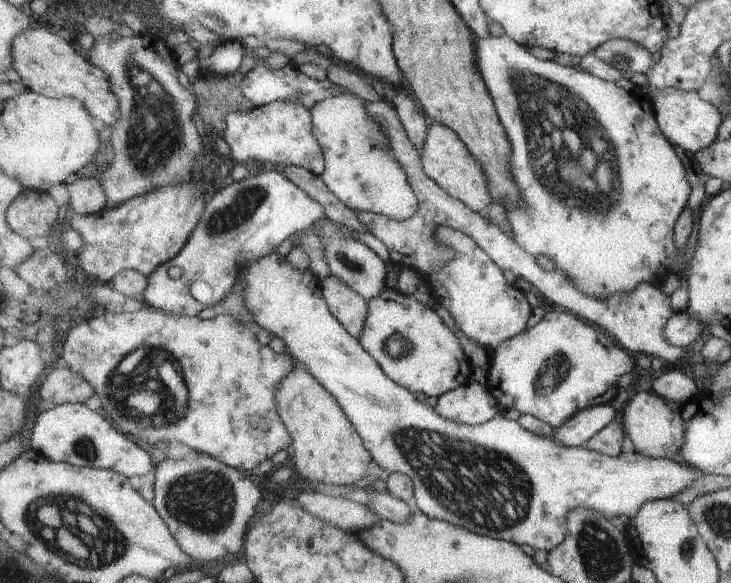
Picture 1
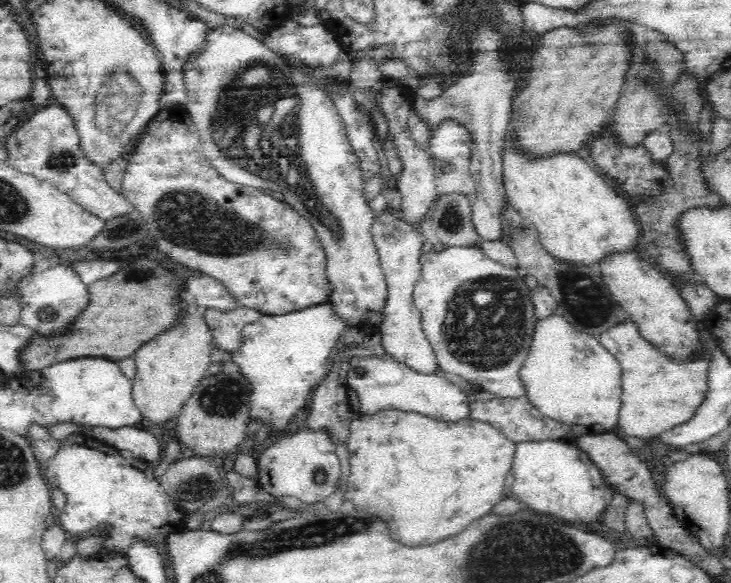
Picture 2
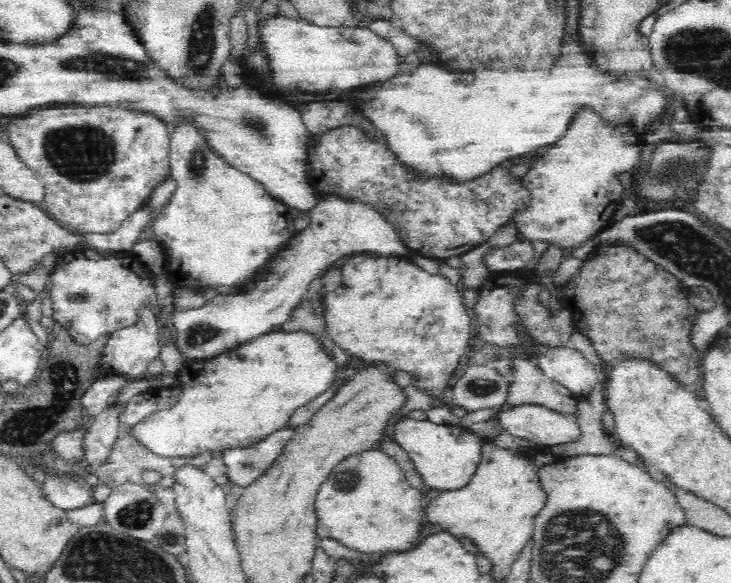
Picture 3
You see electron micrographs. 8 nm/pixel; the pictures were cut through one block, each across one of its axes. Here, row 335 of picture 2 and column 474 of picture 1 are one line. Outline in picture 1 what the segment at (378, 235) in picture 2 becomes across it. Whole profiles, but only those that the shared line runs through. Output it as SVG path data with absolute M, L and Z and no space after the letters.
M471 380L438 397L434 407L447 420L469 426L491 422L502 412L499 401L487 385Z

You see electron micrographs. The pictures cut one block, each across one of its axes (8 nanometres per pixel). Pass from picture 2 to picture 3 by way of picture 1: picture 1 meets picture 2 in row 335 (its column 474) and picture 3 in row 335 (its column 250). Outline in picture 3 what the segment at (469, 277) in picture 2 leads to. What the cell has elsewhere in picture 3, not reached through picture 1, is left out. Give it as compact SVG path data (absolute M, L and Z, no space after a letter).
M274 330L226 354L186 362L176 374L181 387L178 402L144 418L136 424L133 433L142 445L163 457L202 453L222 455L226 450L247 449L270 436L272 432L288 426L287 422L297 408L326 392L330 382L336 379L334 370L334 362L322 352L316 338L311 334Z

